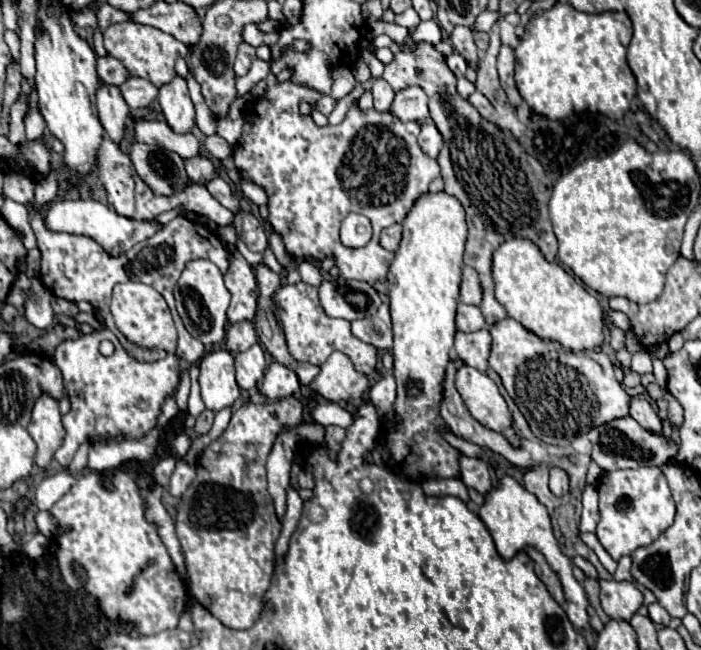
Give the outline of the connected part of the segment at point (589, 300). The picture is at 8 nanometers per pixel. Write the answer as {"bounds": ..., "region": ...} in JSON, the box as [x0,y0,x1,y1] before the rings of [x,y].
{"bounds":[493,238,603,352],"region":[[[513,238],[497,248],[493,254],[493,280],[499,304],[541,340],[559,342],[573,352],[593,350],[603,344],[603,310],[599,300],[559,264],[549,264],[531,240]]]}

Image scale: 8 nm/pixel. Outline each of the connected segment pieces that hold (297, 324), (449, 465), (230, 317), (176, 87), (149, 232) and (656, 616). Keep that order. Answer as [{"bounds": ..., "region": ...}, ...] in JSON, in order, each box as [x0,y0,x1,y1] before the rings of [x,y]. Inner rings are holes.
[{"bounds":[273,282,377,374],"region":[[[297,282],[293,286],[281,286],[273,300],[277,304],[277,316],[279,316],[283,330],[285,330],[289,354],[297,362],[309,362],[309,364],[321,366],[329,358],[331,352],[339,350],[349,356],[349,360],[353,362],[357,372],[361,372],[361,374],[373,372],[373,368],[377,364],[377,350],[371,344],[357,340],[351,334],[347,320],[337,320],[337,318],[329,318],[327,314],[323,314],[315,286],[305,284],[305,282]]]},{"bounds":[377,192,467,482],"region":[[[445,192],[425,194],[423,198],[419,198],[419,202],[415,202],[415,210],[411,210],[411,214],[407,214],[407,218],[403,220],[403,240],[399,250],[395,252],[395,260],[387,276],[387,282],[391,284],[389,300],[391,300],[391,320],[395,336],[391,350],[393,350],[393,376],[397,382],[397,398],[393,402],[393,412],[381,426],[377,444],[389,448],[387,468],[393,474],[413,482],[421,482],[425,478],[443,480],[461,476],[459,472],[461,452],[443,438],[443,432],[449,430],[449,426],[443,422],[439,406],[443,400],[443,378],[445,368],[449,364],[449,350],[453,348],[455,338],[455,310],[461,284],[465,238],[467,238],[467,224],[461,202]]]},{"bounds":[225,254,257,324],"region":[[[231,254],[231,266],[225,274],[225,286],[231,292],[231,304],[227,310],[227,324],[253,320],[257,310],[257,286],[255,274],[249,262],[239,254]]]},{"bounds":[159,76,195,134],"region":[[[175,76],[173,82],[159,88],[159,106],[169,128],[177,134],[187,134],[195,126],[195,108],[189,98],[185,78]]]},{"bounds":[45,200,161,256],"region":[[[53,200],[45,210],[45,224],[49,230],[55,232],[67,232],[67,234],[83,234],[93,238],[101,248],[107,250],[111,256],[119,256],[133,248],[135,244],[151,238],[161,224],[155,220],[133,220],[119,216],[113,208],[107,204],[101,204],[97,200]]]},{"bounds":[647,602,671,626],"region":[[[657,602],[647,604],[647,610],[649,610],[649,618],[651,618],[657,626],[669,626],[671,616],[669,616],[669,614],[667,614],[667,610],[665,610],[665,608],[661,608]]]}]

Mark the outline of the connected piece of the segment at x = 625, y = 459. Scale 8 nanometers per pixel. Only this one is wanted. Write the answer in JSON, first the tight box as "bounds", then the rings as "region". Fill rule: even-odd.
{"bounds":[589,416,677,472],"region":[[[631,416],[619,418],[615,422],[607,422],[603,426],[595,426],[595,430],[589,430],[589,440],[593,444],[591,458],[605,472],[619,470],[619,468],[663,466],[663,464],[673,462],[673,458],[677,454],[677,444],[673,444],[671,440],[667,440],[661,434],[653,434],[653,432],[641,428]]]}

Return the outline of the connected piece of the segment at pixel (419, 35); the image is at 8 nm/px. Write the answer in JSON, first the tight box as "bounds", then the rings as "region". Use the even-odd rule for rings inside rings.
{"bounds":[411,20,442,44],"region":[[[433,20],[420,22],[416,30],[411,35],[411,39],[416,42],[428,42],[437,44],[442,40],[442,33],[439,25]]]}

